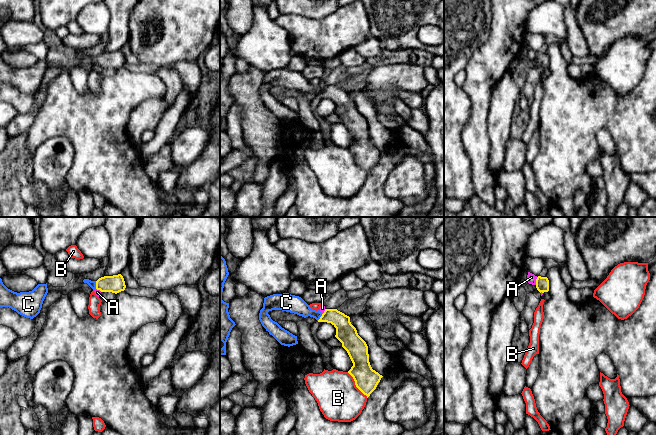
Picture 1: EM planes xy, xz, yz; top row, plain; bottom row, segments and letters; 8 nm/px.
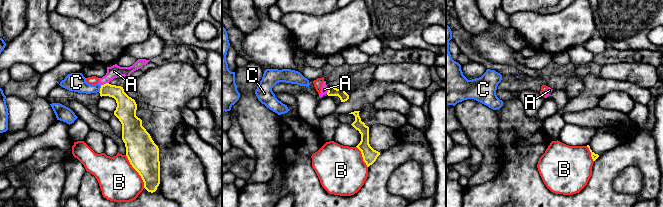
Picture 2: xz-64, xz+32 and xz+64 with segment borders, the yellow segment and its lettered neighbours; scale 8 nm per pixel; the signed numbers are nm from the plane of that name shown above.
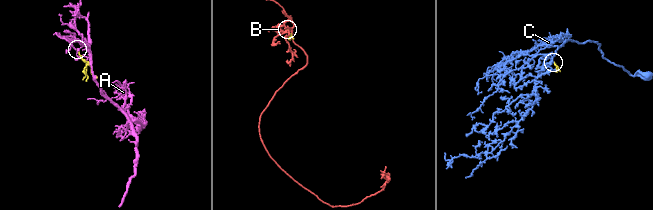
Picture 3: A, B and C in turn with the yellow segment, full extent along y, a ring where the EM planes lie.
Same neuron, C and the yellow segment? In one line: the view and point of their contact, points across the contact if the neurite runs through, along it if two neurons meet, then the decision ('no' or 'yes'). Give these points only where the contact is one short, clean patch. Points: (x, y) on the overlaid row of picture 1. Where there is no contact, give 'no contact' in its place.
xy (96, 285) | across xy (115, 284), (96, 285), (92, 284) | yes

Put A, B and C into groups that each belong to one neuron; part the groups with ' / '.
A / B / C

